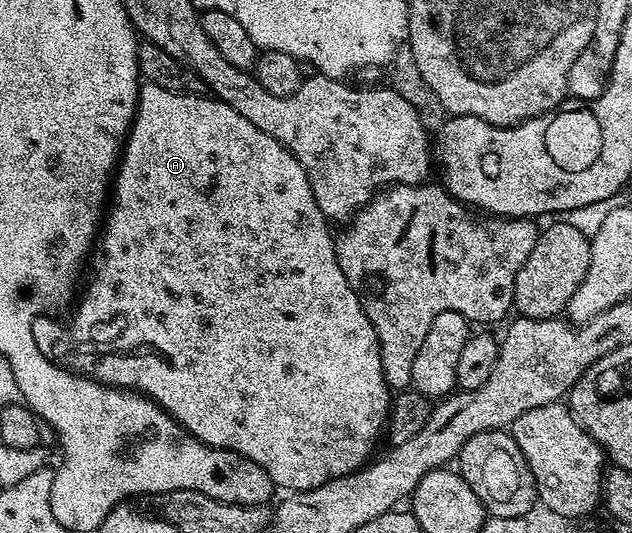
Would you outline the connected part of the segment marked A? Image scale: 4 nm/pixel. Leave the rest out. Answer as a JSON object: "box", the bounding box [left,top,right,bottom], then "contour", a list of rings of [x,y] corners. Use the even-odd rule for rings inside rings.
{"box":[31,82,393,493],"contour":[[[144,82],[139,88],[139,104],[135,106],[135,120],[132,121],[131,130],[125,136],[123,149],[117,160],[117,170],[113,175],[113,198],[110,200],[109,210],[106,212],[105,222],[102,224],[101,234],[97,239],[97,250],[93,255],[95,268],[92,269],[91,276],[87,279],[87,288],[84,291],[82,288],[81,294],[74,304],[74,307],[76,306],[75,316],[72,317],[71,328],[67,331],[67,347],[63,347],[62,325],[50,314],[39,315],[33,320],[31,323],[33,337],[37,341],[41,353],[50,355],[52,359],[74,371],[75,374],[88,376],[99,383],[104,383],[107,387],[117,387],[124,391],[138,391],[140,395],[147,396],[158,407],[168,411],[190,435],[197,437],[197,441],[201,441],[206,447],[219,447],[222,451],[235,451],[238,455],[245,456],[249,461],[261,465],[261,469],[265,469],[265,473],[269,473],[272,484],[276,488],[288,487],[286,490],[291,493],[312,491],[314,487],[325,485],[329,480],[335,479],[339,475],[348,475],[359,470],[372,458],[371,450],[375,447],[375,438],[378,435],[380,438],[384,434],[393,402],[392,388],[387,386],[381,369],[377,333],[373,329],[357,293],[353,293],[349,281],[345,281],[345,273],[341,273],[341,265],[337,265],[333,231],[327,227],[330,227],[329,220],[323,216],[313,197],[313,189],[309,185],[305,169],[301,169],[301,165],[295,160],[293,153],[289,153],[289,149],[285,149],[285,145],[278,143],[273,137],[269,137],[269,133],[261,133],[261,129],[257,129],[257,125],[245,121],[245,117],[241,117],[241,113],[237,113],[237,109],[229,109],[229,105],[225,105],[220,99],[207,95],[187,95],[183,91],[161,89],[161,85]]]}

